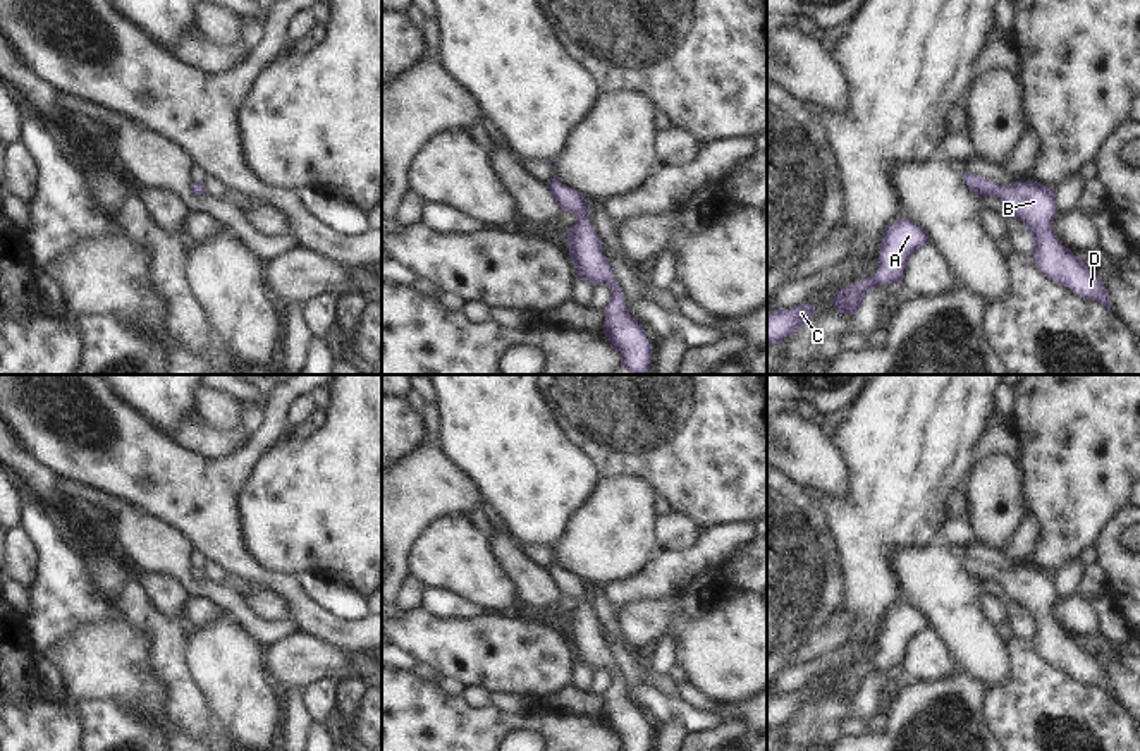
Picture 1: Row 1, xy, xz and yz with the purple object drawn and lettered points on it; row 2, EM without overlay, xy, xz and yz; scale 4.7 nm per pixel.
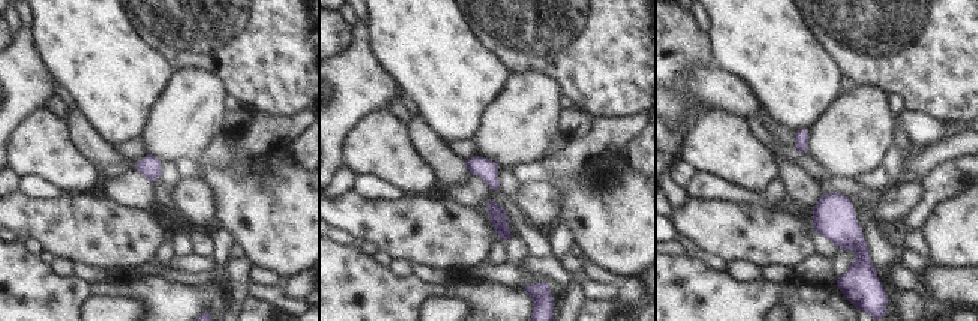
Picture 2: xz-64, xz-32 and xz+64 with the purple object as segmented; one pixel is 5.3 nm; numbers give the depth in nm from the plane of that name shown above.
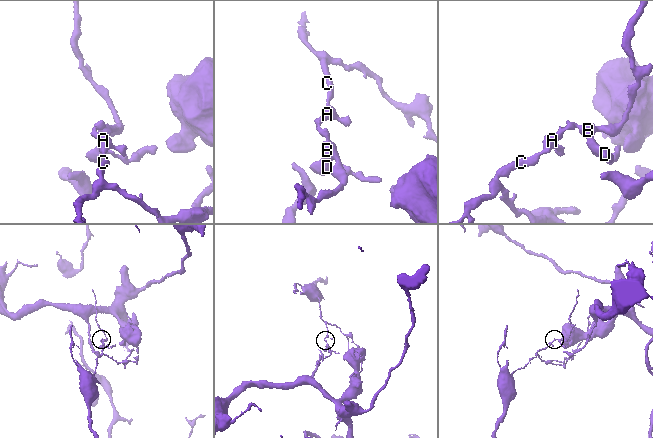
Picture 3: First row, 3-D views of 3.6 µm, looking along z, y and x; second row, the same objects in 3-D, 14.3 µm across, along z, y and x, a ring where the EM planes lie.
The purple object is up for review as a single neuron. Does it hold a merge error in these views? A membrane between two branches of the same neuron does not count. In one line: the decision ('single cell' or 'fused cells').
single cell

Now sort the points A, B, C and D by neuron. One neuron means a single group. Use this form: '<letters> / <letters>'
A B C D

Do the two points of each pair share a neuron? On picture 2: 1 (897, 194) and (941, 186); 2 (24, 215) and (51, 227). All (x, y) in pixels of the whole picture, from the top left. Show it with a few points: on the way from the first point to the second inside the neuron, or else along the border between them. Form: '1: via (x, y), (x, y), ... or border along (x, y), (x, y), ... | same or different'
1: border along (918, 182), (923, 189), (923, 198), (902, 216) | different
2: via (30, 218), (45, 221) | same

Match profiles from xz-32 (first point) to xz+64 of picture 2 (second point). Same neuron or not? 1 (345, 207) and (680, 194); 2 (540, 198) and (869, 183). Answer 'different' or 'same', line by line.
1: different
2: different

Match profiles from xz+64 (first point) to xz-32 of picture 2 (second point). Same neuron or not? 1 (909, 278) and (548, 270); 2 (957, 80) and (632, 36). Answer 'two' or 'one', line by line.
1: one
2: one

